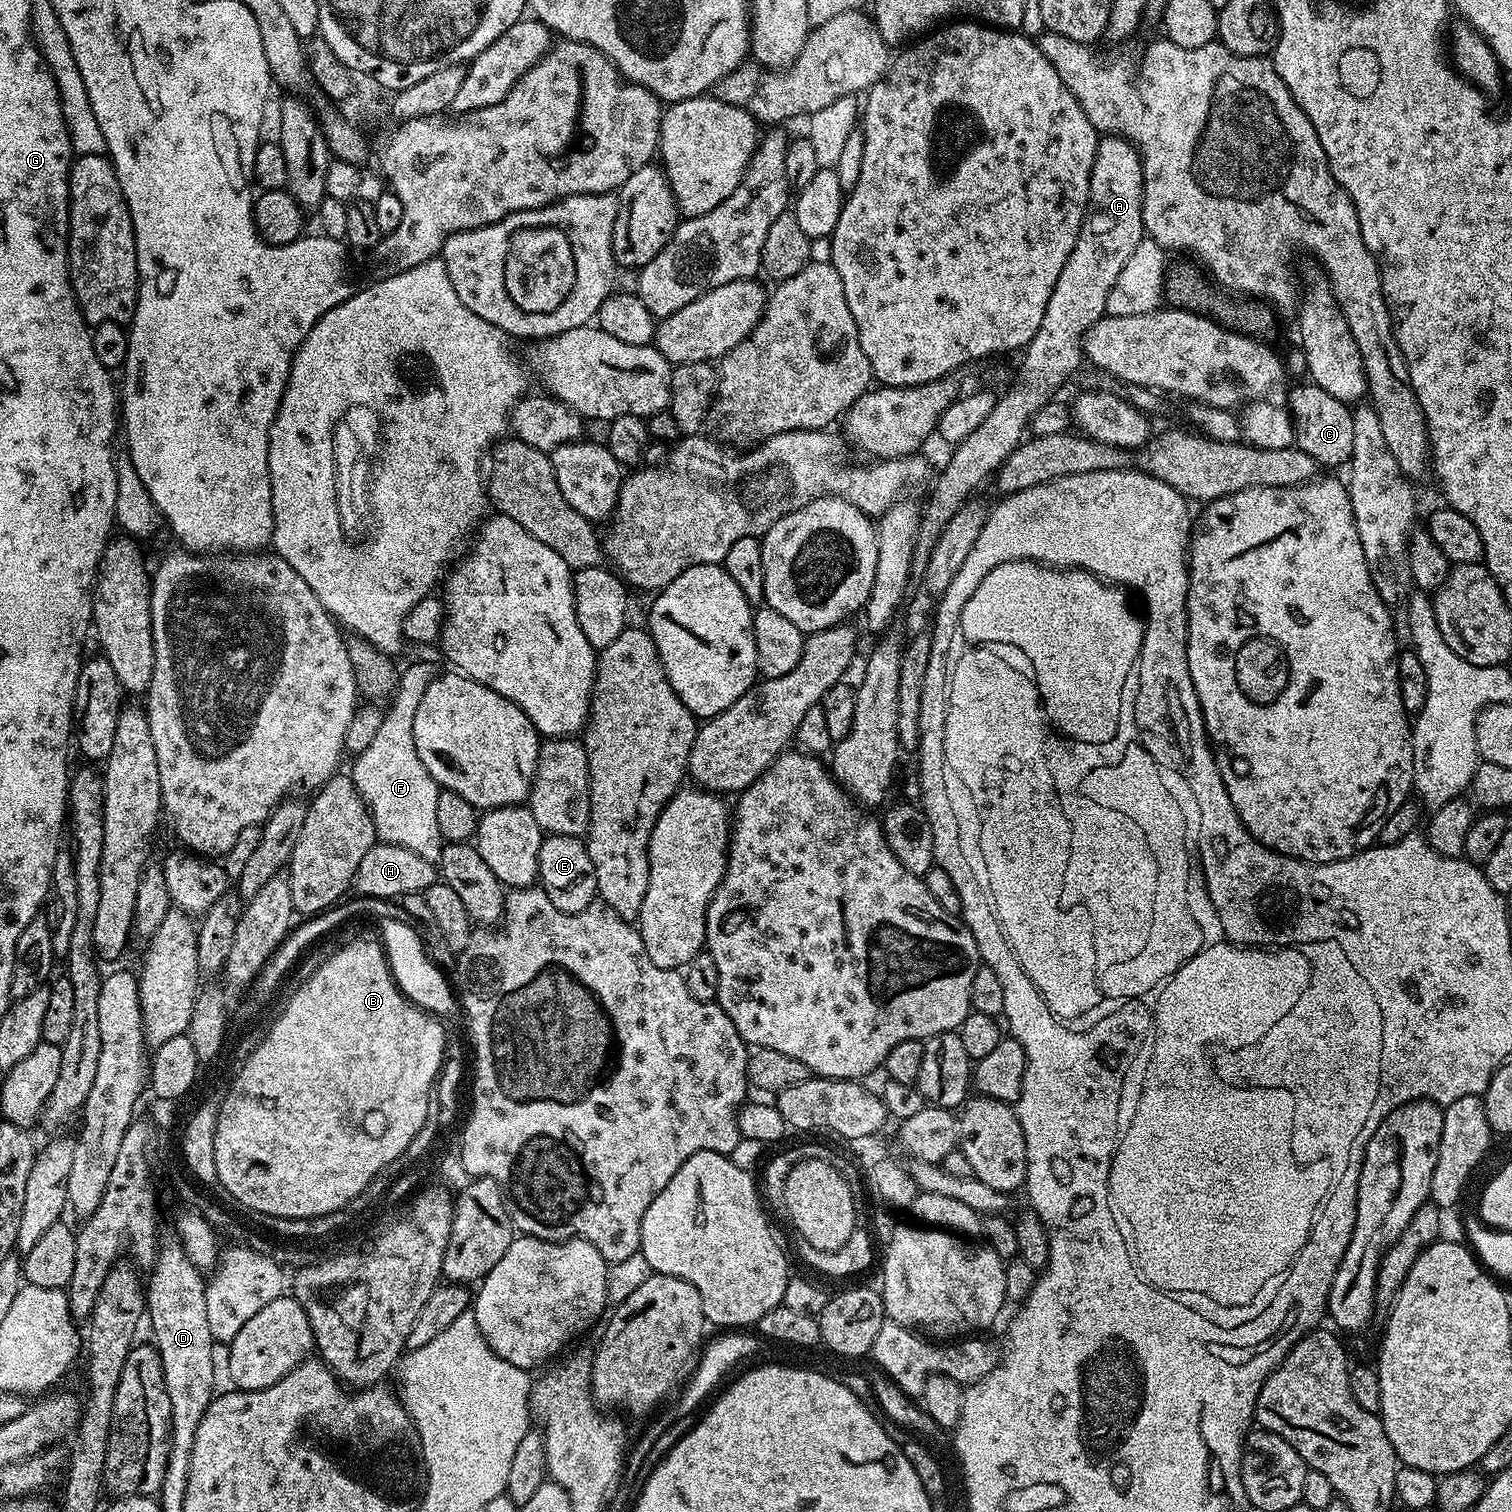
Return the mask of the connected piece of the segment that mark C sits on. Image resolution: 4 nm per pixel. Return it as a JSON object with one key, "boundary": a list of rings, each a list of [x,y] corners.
{"boundary":[[[1305,382],[1305,384],[1296,384],[1289,390],[1286,411],[1292,417],[1292,429],[1296,435],[1295,447],[1306,450],[1306,454],[1310,454],[1310,458],[1314,458],[1317,465],[1324,467],[1325,464],[1328,468],[1336,468],[1339,464],[1347,465],[1351,461],[1354,450],[1354,418],[1349,405],[1334,398],[1334,394],[1326,394],[1322,386]]]}

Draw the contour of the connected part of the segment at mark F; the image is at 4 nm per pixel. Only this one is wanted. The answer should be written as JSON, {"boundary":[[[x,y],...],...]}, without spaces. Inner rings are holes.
{"boundary":[[[430,660],[416,662],[401,671],[399,686],[385,709],[381,729],[370,746],[353,759],[354,766],[350,769],[352,781],[371,811],[377,839],[404,846],[432,863],[439,861],[444,845],[437,818],[440,787],[418,756],[413,726],[415,711],[427,687],[441,672],[442,668]]]}

